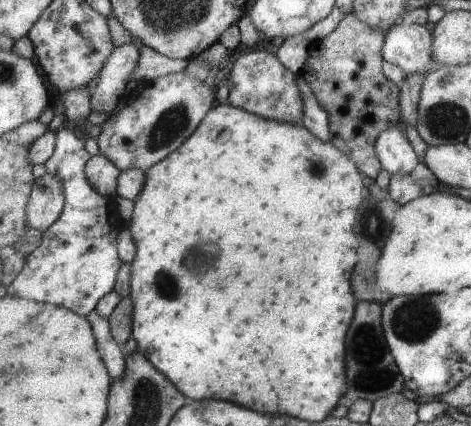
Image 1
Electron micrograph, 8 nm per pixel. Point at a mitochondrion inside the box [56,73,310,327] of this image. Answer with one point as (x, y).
(168, 128)

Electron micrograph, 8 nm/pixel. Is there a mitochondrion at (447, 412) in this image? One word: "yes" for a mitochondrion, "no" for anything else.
no

